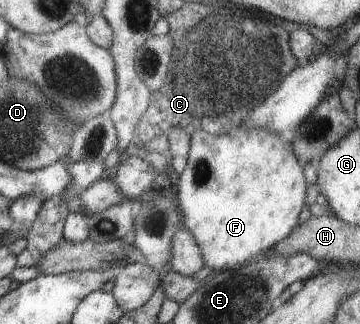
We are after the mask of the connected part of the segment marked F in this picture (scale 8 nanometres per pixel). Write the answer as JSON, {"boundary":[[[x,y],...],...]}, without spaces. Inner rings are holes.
{"boundary":[[[240,127],[216,135],[203,131],[195,131],[189,135],[186,165],[182,169],[182,172],[178,174],[178,179],[176,179],[175,201],[178,213],[180,213],[180,227],[184,227],[192,235],[192,239],[194,239],[194,243],[196,243],[200,251],[200,255],[202,255],[204,266],[210,267],[212,272],[227,271],[228,269],[232,269],[232,267],[242,266],[252,259],[259,258],[262,255],[266,256],[278,241],[286,237],[296,227],[298,213],[300,213],[304,206],[306,185],[308,183],[304,179],[303,167],[298,164],[294,153],[292,153],[290,143],[278,139],[278,133],[274,133],[274,131],[272,133],[266,131],[266,129],[252,129],[250,131],[250,129],[240,129]]]}

